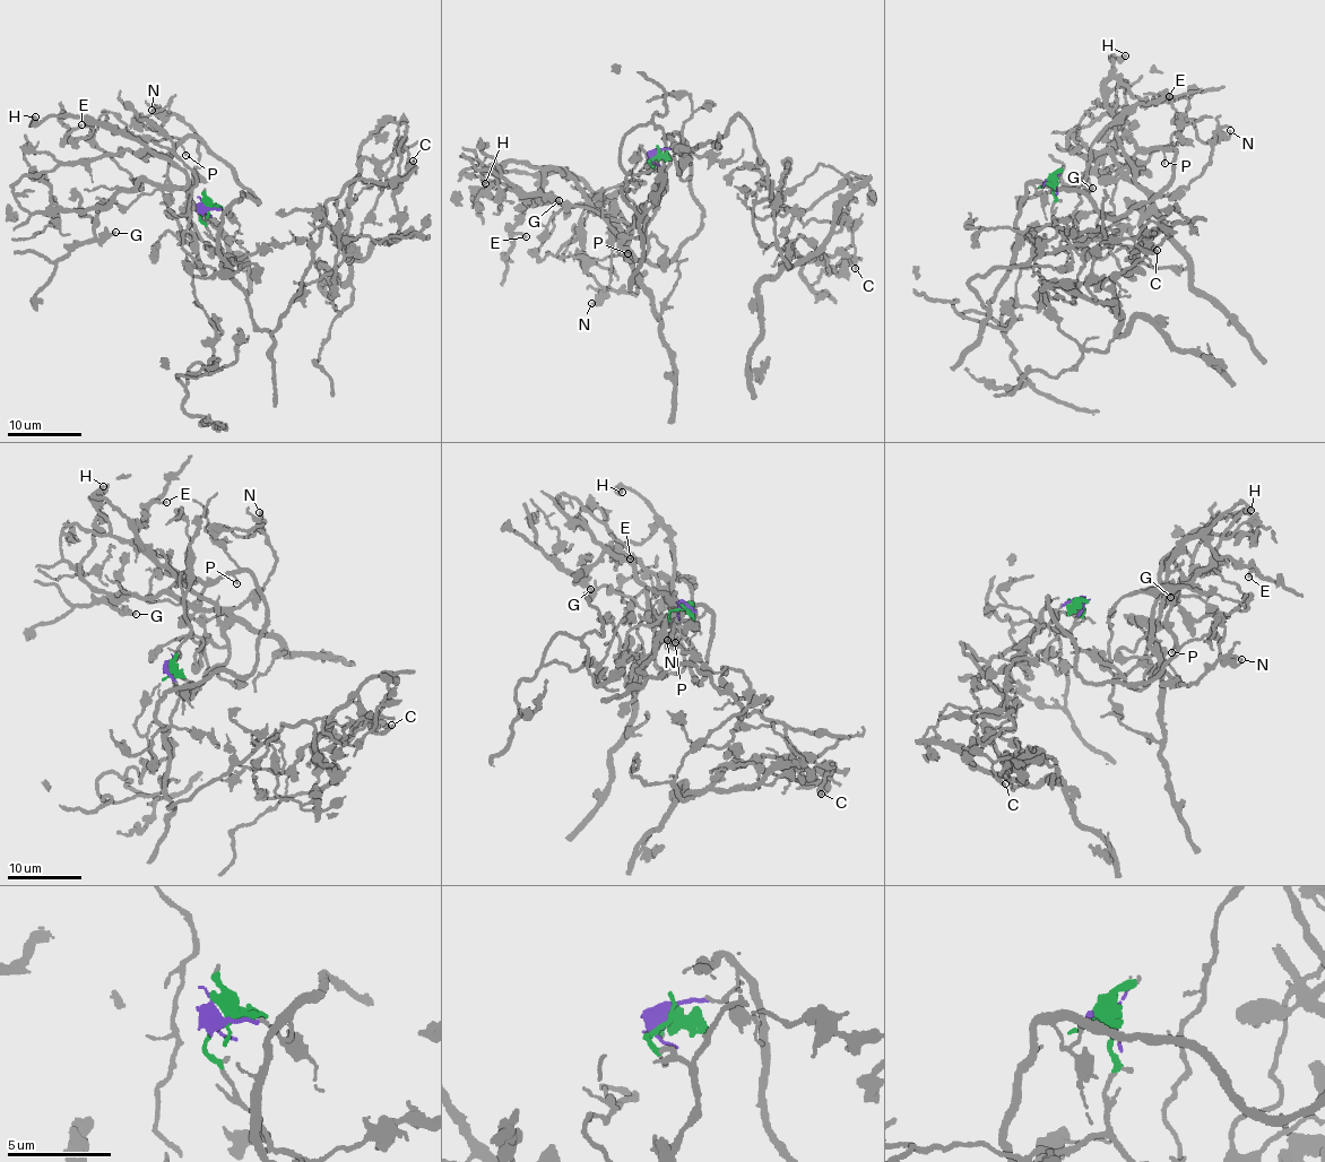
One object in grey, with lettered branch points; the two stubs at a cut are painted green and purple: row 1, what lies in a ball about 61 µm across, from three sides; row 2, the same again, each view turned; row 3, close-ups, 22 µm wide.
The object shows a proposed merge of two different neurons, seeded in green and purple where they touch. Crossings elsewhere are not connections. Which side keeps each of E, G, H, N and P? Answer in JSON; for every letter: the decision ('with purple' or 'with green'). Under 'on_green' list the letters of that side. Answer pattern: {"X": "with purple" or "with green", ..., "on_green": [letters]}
{"E": "with green", "G": "with green", "H": "with green", "N": "with green", "P": "with purple", "on_green": ["E", "G", "H", "N"]}

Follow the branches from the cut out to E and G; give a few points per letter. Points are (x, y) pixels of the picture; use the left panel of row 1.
E: (206, 210), (200, 223), (221, 249), (206, 249), (191, 220), (188, 173), (94, 122), (71, 141), (81, 124)
G: (206, 210), (200, 223), (221, 249), (206, 249), (190, 194), (143, 181), (96, 214), (94, 236), (115, 232)

